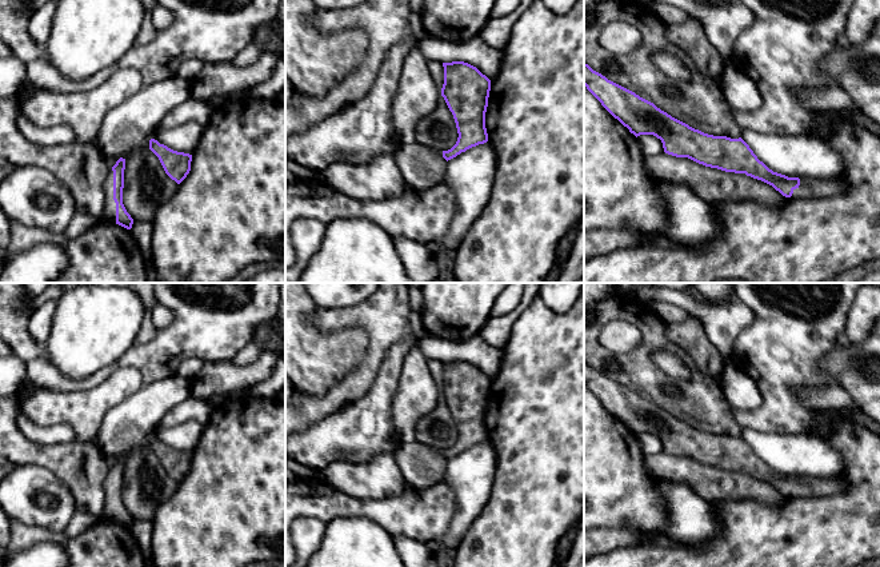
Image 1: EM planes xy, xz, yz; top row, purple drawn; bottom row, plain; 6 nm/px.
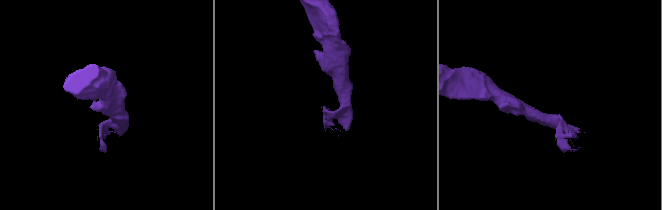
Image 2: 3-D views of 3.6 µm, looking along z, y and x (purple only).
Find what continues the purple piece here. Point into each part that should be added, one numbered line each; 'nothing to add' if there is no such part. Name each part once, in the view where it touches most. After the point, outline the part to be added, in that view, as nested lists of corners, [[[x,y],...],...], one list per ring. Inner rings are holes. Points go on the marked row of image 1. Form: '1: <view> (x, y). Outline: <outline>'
1: xy (110, 206). Outline: [[[112,167],[109,168],[109,173],[104,181],[103,188],[104,188],[105,201],[104,201],[104,212],[103,212],[101,219],[116,223],[116,203],[113,200],[113,171],[112,171]]]

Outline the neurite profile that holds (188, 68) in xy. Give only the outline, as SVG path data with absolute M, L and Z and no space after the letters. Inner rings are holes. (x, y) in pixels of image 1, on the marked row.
M187 59L184 60L177 69L177 76L191 81L204 67L205 61L199 59Z

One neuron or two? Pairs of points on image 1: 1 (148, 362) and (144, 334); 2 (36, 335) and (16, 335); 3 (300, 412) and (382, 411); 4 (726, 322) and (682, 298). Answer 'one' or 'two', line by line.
1: two
2: two
3: two
4: one

